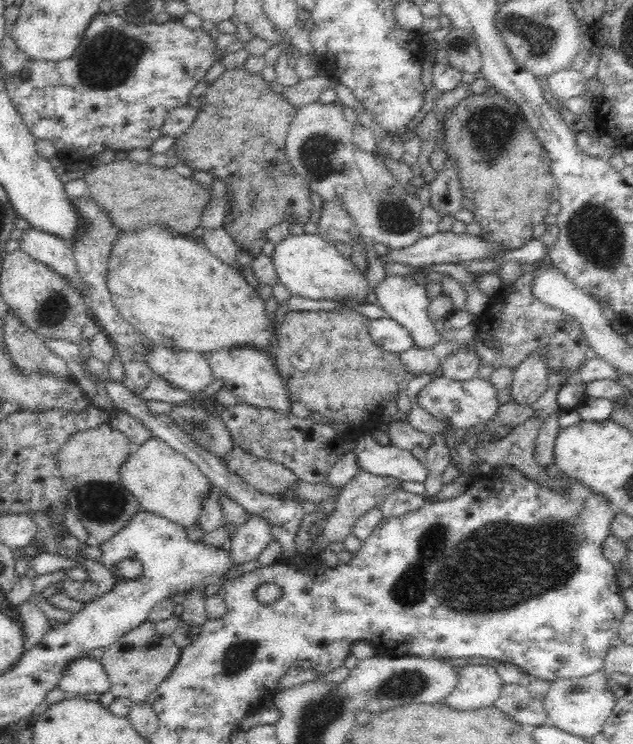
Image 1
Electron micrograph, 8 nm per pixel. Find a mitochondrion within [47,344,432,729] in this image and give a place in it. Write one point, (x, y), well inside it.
(101, 503)

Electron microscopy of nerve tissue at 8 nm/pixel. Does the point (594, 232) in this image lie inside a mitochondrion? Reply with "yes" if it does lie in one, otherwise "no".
yes

